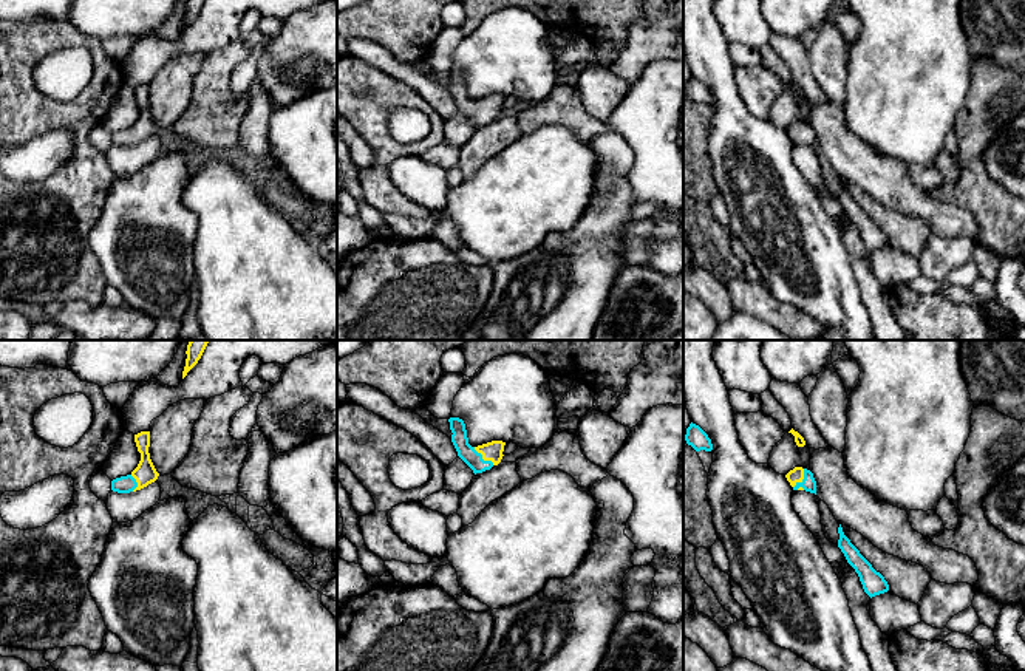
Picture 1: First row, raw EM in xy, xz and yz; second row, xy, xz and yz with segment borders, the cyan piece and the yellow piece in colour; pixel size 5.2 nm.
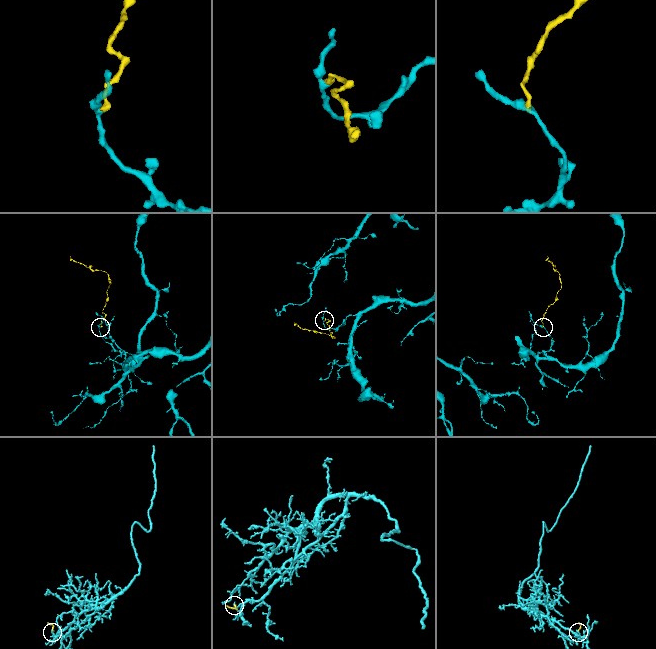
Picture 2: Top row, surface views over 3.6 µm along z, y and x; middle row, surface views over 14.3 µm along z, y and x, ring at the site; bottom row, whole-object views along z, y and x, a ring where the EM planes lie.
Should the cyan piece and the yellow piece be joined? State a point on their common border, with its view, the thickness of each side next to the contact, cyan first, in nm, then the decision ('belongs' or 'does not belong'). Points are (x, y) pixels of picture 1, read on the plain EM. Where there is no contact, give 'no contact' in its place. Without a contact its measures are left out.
contact xz (481, 112); calibres 90 and 100 nm; belongs

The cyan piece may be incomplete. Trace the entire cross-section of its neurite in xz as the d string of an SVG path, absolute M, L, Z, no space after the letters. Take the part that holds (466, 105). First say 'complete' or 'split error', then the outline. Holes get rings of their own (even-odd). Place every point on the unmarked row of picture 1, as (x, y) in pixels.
split error; M450 71L451 96L458 105L458 110L473 124L473 127L482 127L498 119L502 113L506 96L492 94L478 100L468 97L465 77L459 71Z

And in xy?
split error; M141 85L135 88L135 96L136 96L138 105L141 107L141 114L130 128L121 130L111 135L113 145L117 145L117 147L136 145L155 136L159 130L148 107L150 85Z

